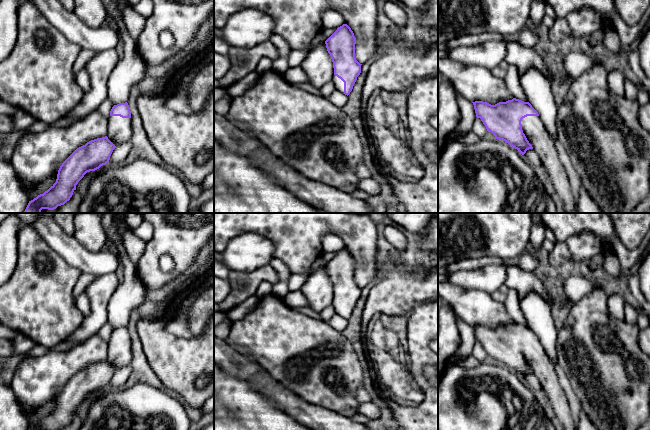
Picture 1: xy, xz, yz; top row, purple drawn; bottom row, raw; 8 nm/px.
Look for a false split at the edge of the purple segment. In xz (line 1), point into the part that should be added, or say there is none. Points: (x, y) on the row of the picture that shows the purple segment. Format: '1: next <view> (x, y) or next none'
1: next xz (339, 84)

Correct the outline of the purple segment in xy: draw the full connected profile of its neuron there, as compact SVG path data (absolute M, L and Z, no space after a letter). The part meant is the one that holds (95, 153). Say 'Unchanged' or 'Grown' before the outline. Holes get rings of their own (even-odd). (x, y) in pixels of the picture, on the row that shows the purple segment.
Grown. M127 102L114 105L108 117L108 133L105 137L97 138L77 148L60 166L56 182L43 194L29 201L24 213L41 213L42 209L54 210L64 205L76 190L76 185L87 172L95 171L106 165L116 146L130 141L133 134L131 111Z

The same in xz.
Grown. M347 24L337 30L325 41L334 68L335 89L349 95L361 73L361 65L355 58L356 38Z

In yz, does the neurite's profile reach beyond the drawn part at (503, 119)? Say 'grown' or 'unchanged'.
grown

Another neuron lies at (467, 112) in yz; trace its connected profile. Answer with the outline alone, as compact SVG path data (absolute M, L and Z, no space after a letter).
M458 92L456 93L456 98L460 108L460 120L452 133L466 134L471 132L474 120L476 119L474 105Z

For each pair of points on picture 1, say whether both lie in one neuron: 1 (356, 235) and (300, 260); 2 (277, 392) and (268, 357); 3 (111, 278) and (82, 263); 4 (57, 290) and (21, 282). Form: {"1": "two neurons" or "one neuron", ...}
{"1": "one neuron", "2": "two neurons", "3": "two neurons", "4": "one neuron"}

